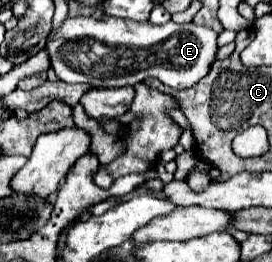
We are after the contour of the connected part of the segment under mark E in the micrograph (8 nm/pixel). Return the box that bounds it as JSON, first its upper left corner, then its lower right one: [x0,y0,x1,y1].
[45,17,217,89]

